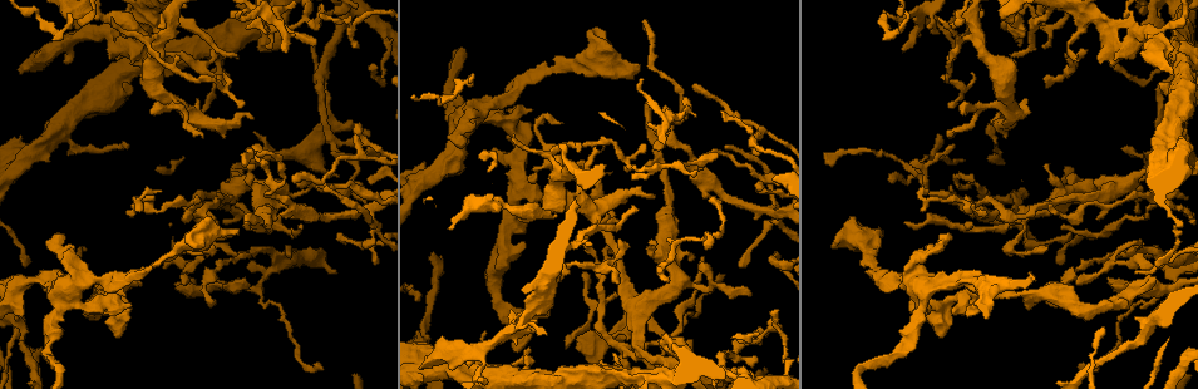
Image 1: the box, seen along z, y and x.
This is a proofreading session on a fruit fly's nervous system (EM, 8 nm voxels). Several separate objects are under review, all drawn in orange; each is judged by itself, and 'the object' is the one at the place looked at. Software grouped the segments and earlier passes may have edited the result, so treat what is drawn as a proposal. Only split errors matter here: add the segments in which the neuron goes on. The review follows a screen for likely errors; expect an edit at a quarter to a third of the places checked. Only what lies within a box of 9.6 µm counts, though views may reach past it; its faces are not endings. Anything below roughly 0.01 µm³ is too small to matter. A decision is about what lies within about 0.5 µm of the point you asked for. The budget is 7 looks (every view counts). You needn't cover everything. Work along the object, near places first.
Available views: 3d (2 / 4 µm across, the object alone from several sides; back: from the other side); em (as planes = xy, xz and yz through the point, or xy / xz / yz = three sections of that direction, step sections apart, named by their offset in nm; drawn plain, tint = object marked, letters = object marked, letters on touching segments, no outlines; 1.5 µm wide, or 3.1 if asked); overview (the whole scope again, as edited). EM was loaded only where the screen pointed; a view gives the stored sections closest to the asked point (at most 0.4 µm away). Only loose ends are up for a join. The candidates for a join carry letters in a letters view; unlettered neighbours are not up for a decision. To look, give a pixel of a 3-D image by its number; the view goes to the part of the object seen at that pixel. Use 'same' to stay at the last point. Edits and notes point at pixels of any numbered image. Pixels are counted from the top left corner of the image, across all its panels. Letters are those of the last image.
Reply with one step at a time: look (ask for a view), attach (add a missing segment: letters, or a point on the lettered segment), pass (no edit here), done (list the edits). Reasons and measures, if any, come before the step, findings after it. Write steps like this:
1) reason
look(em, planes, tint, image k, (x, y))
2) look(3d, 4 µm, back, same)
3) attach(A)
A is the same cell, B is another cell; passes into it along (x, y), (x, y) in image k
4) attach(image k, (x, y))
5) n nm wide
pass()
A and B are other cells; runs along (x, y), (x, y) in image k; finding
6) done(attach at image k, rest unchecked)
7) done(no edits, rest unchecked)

free end
look(3d, 2 µm, image 1, (224, 83))

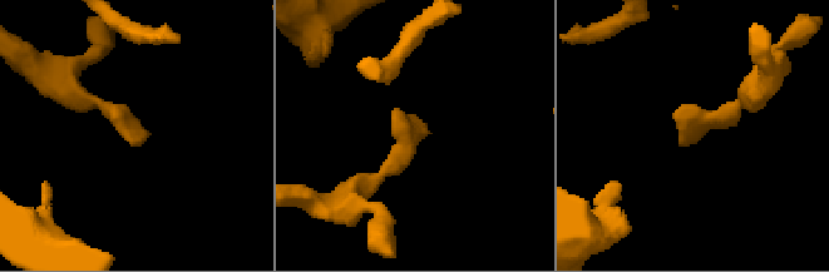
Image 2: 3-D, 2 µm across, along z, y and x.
look(em, xz, step 4, tint, image 2, (139, 139))

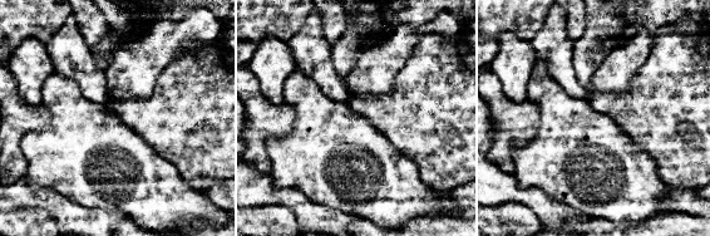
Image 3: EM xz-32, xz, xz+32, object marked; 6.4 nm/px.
cut it another way
look(em, planes, letters, same)

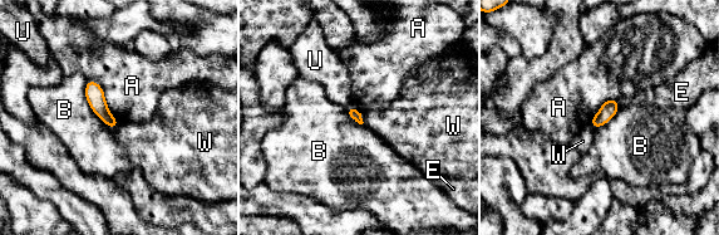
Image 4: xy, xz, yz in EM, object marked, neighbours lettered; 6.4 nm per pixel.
pass()
A, B, E, U and W are other cells; border along (87, 81), (89, 107), (112, 130) in image 4; none of them fits

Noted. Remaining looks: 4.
thin end
look(3d, 2 µm, image 1, (988, 214))

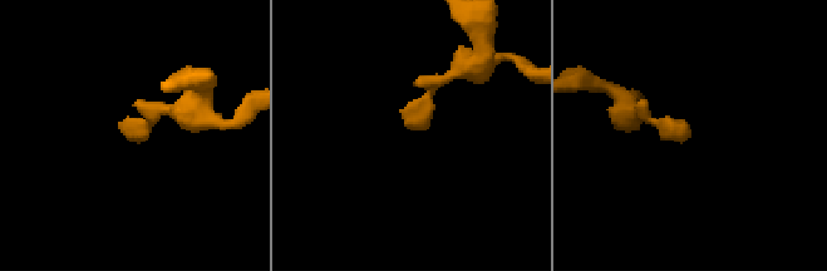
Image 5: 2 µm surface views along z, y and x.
shape alone is not enough
look(em, yz, step 4, letters, image 5, (689, 131))

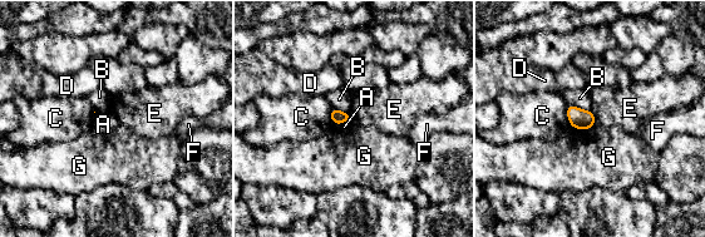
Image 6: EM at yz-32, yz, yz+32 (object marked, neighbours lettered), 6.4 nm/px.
another direction
look(em, planes, letters, same)

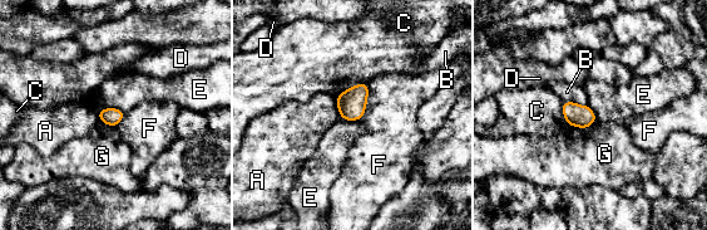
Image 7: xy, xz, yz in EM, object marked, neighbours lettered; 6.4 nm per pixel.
pass()
A, B, C, D, E, F and G are other cells; border along (97, 111), (119, 108), (124, 113) in image 7; no lettered segment goes on from it

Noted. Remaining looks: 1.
done(no edits, rest unchecked)

